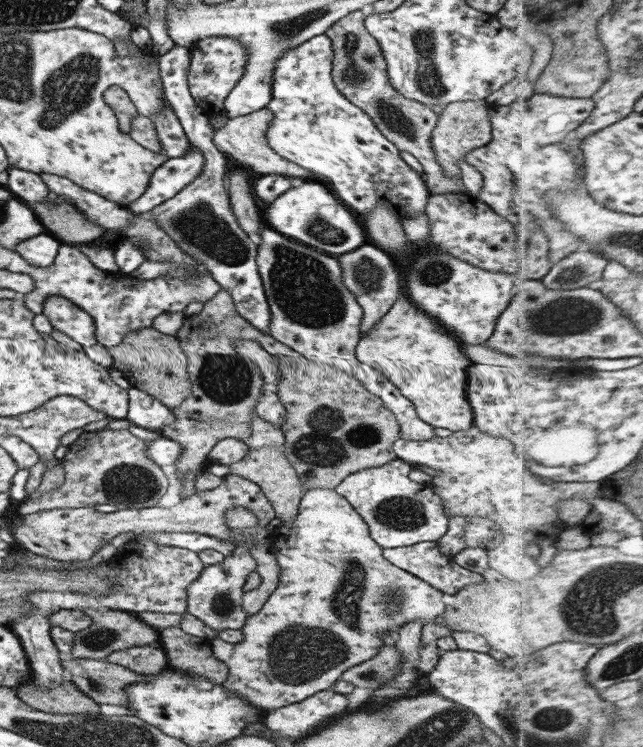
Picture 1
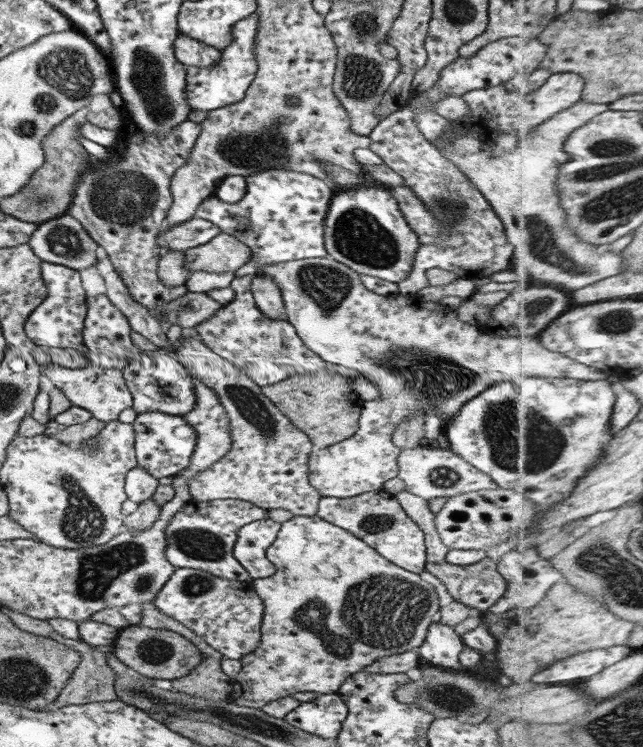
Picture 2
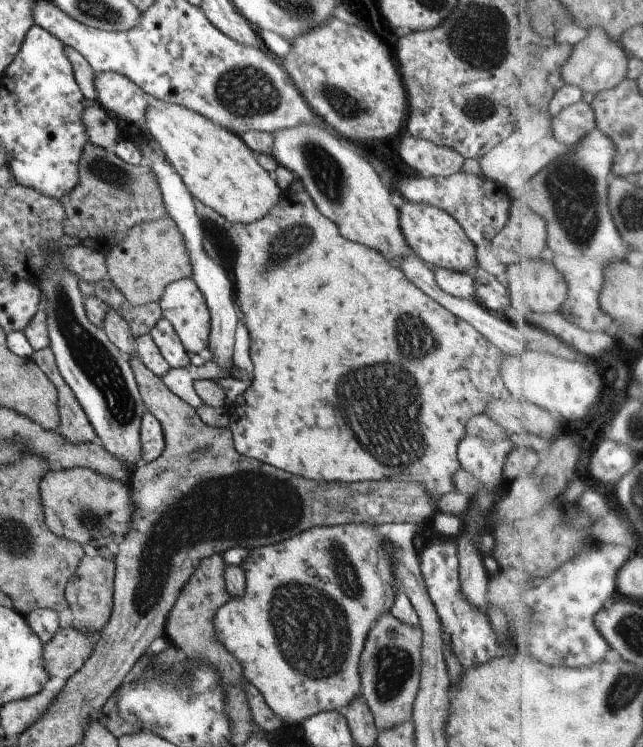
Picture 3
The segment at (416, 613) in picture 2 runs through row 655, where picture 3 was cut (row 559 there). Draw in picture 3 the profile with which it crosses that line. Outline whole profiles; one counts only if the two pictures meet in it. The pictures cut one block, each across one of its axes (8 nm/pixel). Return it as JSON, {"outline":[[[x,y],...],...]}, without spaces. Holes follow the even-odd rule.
{"outline":[[[345,524],[333,525],[330,527],[313,527],[305,532],[294,534],[293,538],[281,540],[277,544],[262,546],[261,548],[249,549],[247,558],[241,562],[240,567],[244,572],[243,594],[239,598],[230,598],[217,612],[213,618],[213,626],[217,632],[217,640],[221,642],[223,648],[233,654],[237,662],[241,662],[243,676],[247,682],[255,687],[261,694],[263,702],[267,708],[279,718],[283,726],[293,729],[313,714],[325,712],[325,710],[337,710],[343,712],[347,704],[351,704],[353,696],[360,690],[360,680],[358,675],[359,654],[365,634],[369,632],[373,622],[377,620],[377,614],[388,612],[393,604],[393,594],[395,586],[398,584],[393,578],[393,570],[389,566],[389,550],[383,548],[383,536],[373,532],[374,526],[369,524]]]}

